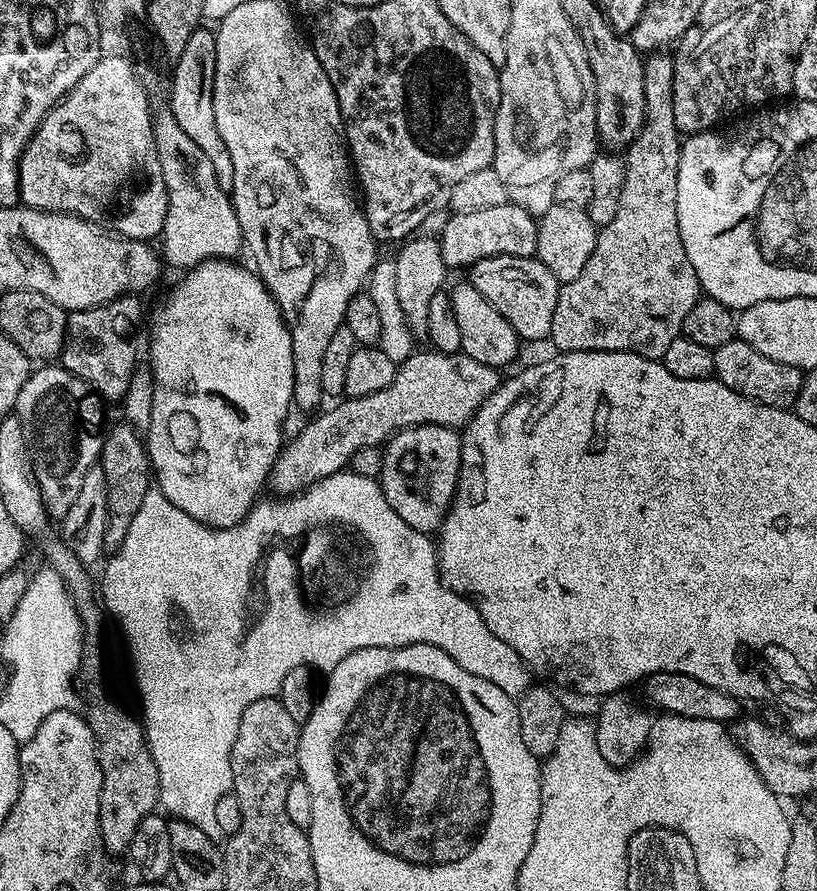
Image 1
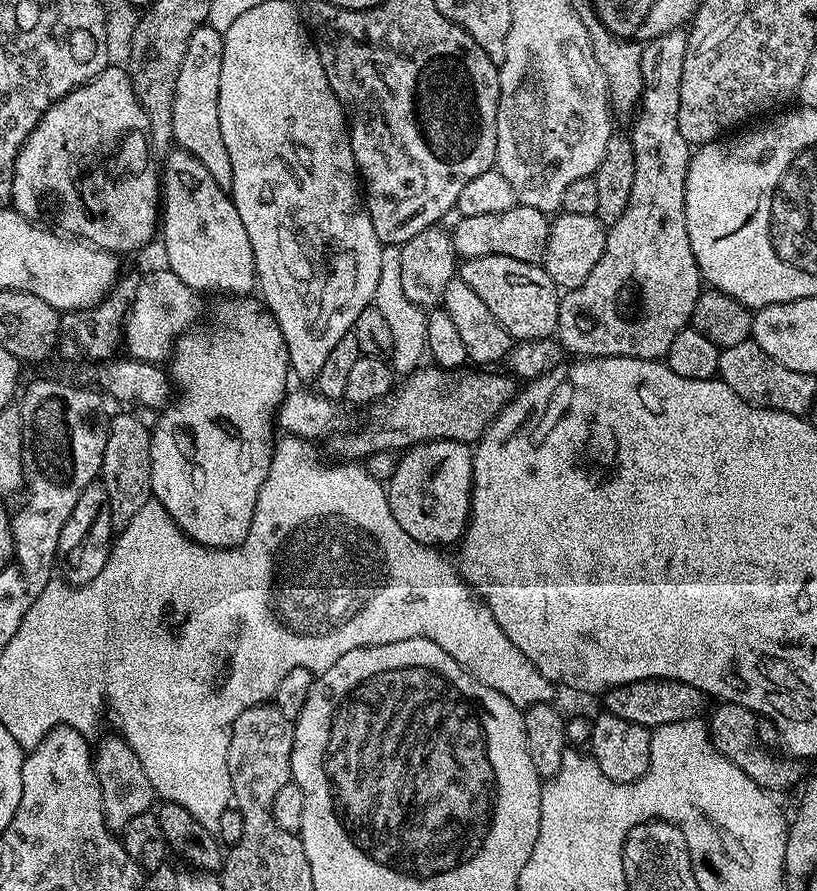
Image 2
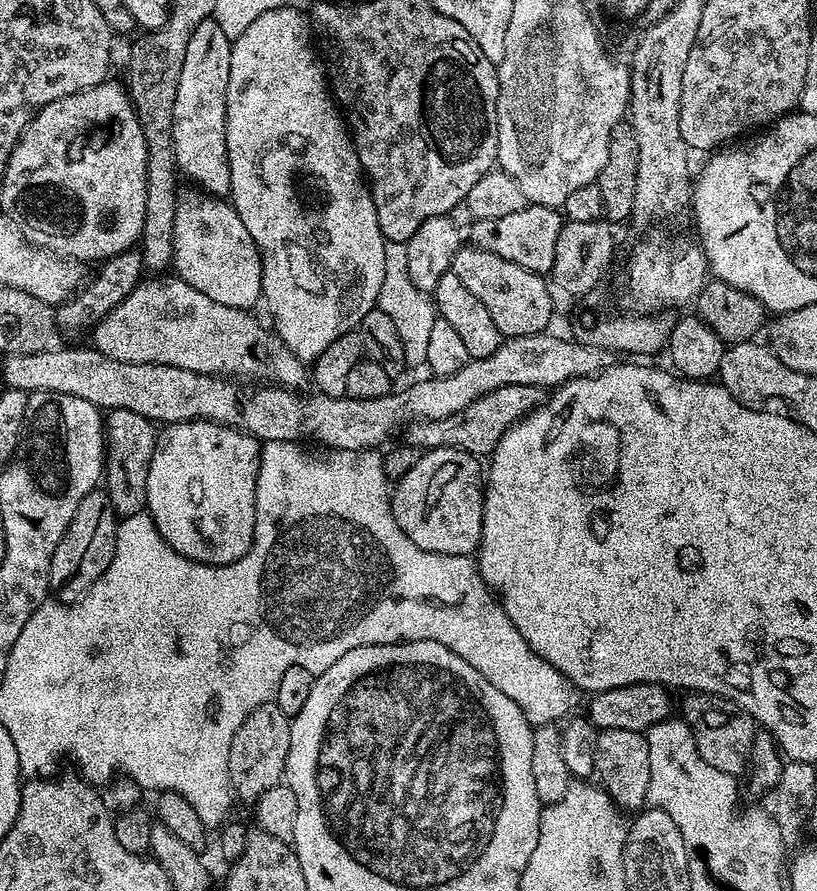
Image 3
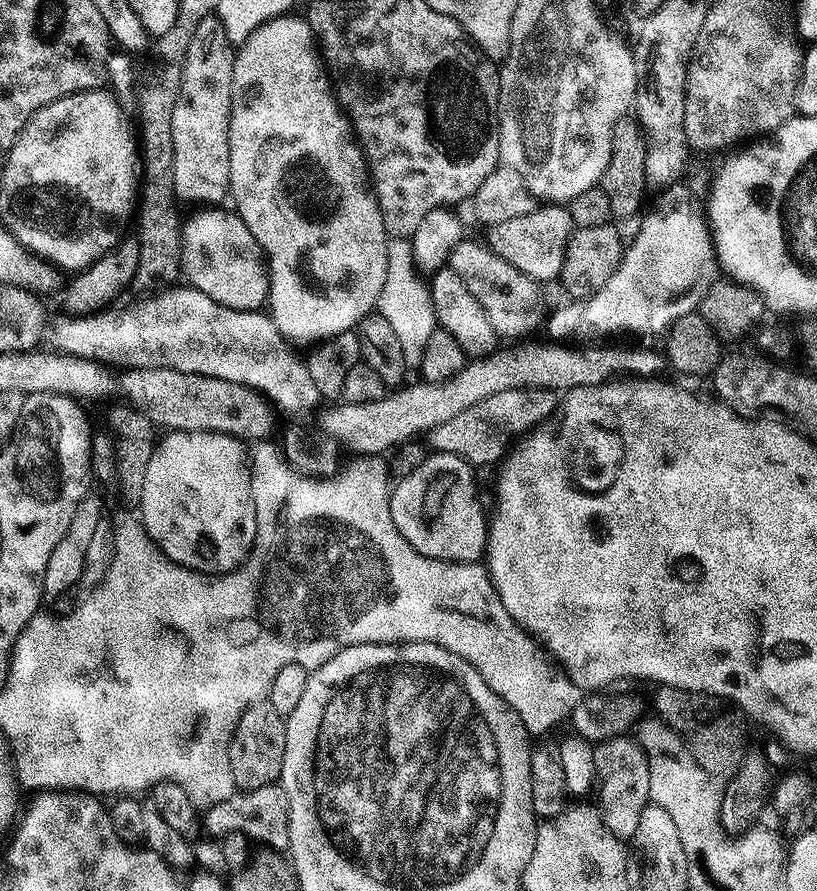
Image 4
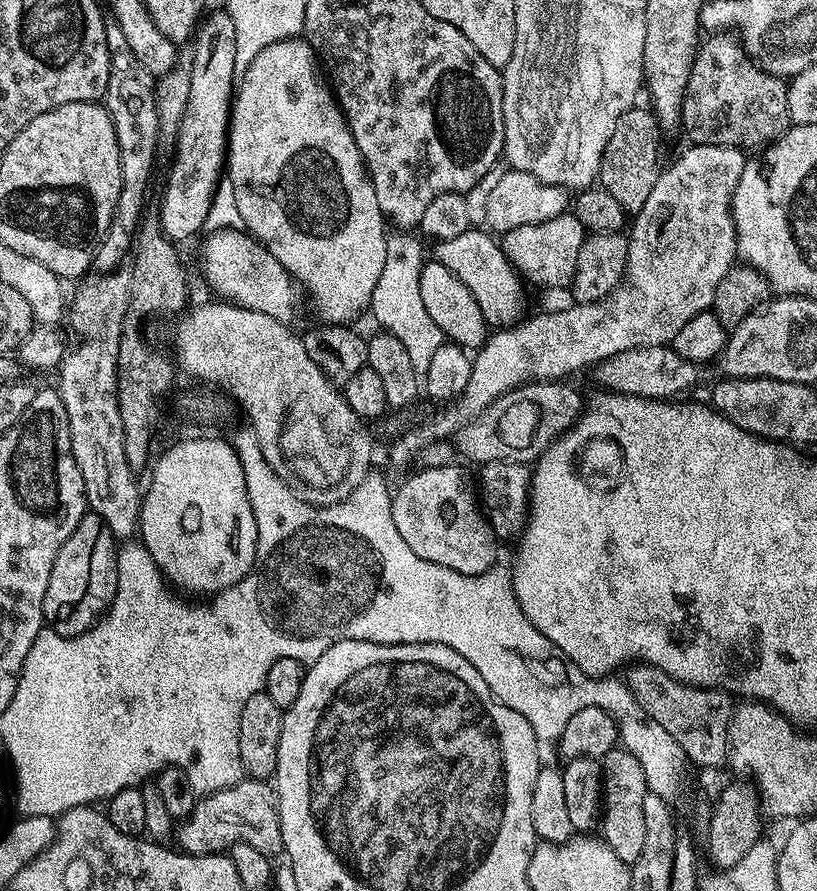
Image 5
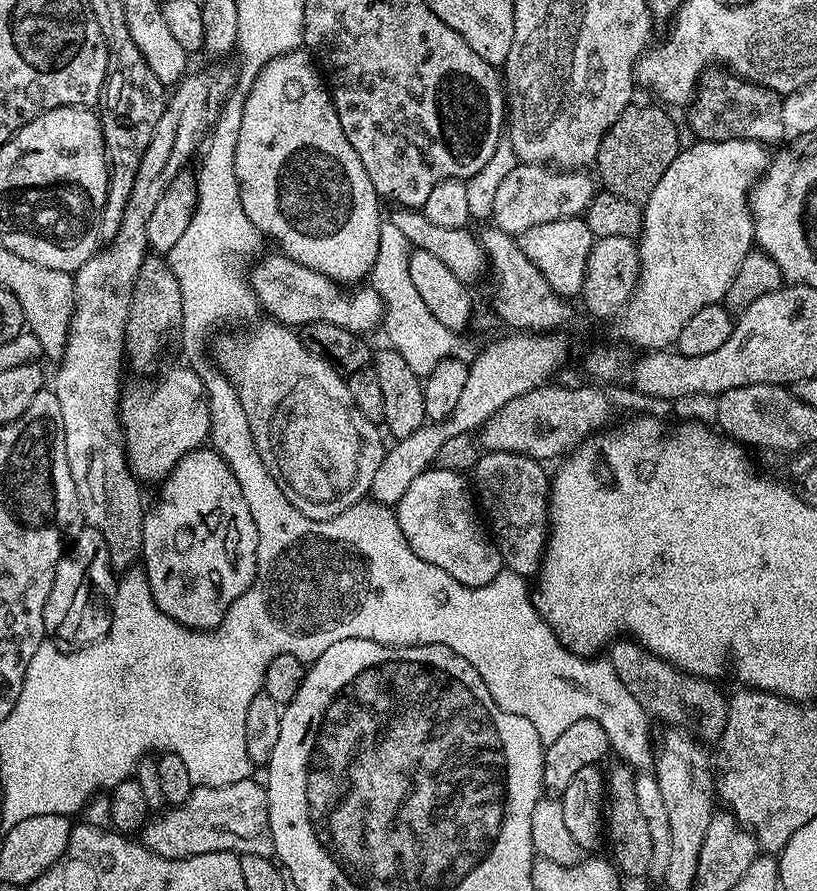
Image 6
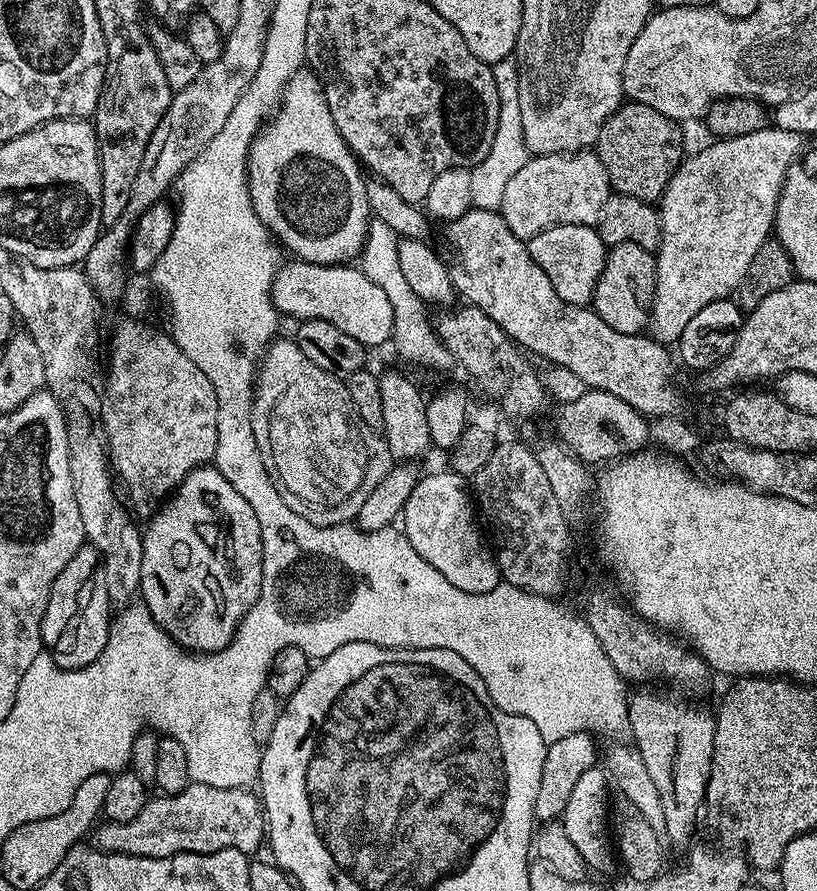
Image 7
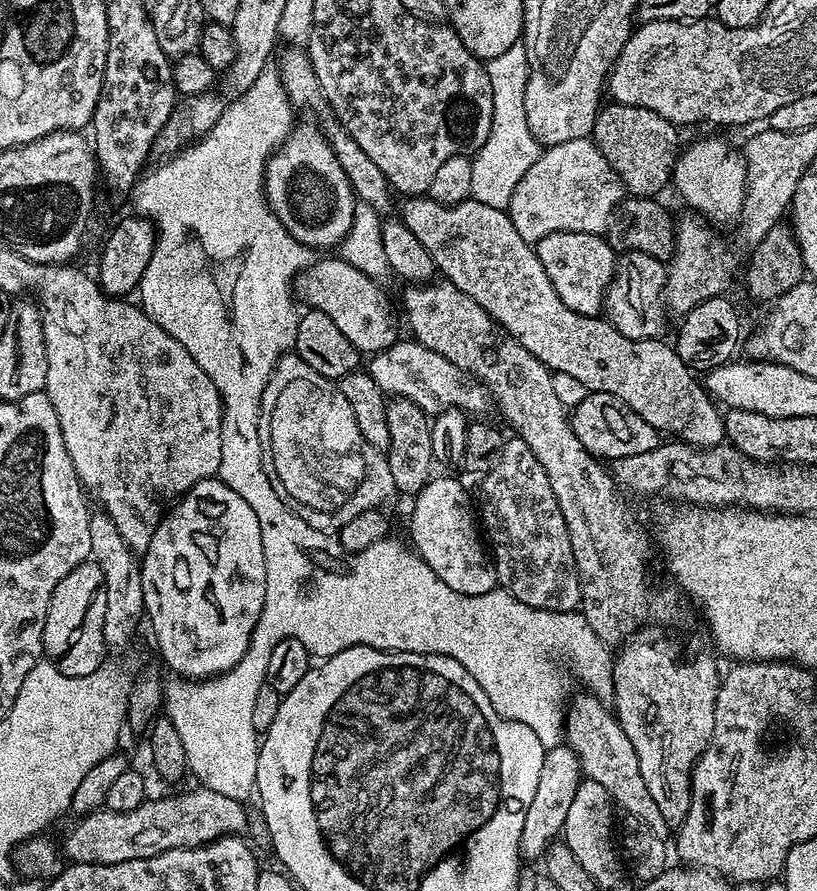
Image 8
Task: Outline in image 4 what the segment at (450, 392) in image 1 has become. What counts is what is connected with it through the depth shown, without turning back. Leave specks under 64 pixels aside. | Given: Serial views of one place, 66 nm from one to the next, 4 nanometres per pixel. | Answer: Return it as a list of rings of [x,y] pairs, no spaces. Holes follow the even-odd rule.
[[[511,388],[498,394],[490,394],[490,398],[470,406],[470,410],[462,410],[462,414],[450,418],[450,422],[442,422],[442,426],[431,428],[426,433],[427,447],[462,456],[473,466],[492,463],[495,465],[509,451],[513,443],[512,436],[519,437],[527,433],[545,423],[557,411],[556,396],[555,391],[547,388]]]

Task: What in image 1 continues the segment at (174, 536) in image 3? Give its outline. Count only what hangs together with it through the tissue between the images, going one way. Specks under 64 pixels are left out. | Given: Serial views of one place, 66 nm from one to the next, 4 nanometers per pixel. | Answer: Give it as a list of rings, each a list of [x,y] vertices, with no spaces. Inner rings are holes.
[[[207,260],[196,268],[187,269],[183,273],[184,280],[176,284],[176,289],[168,296],[168,301],[161,306],[152,320],[152,337],[148,340],[148,360],[152,370],[152,401],[154,410],[150,410],[150,422],[146,429],[146,447],[148,463],[154,473],[155,487],[178,510],[190,514],[197,525],[205,529],[233,528],[244,523],[244,519],[257,503],[259,494],[269,483],[272,467],[280,456],[280,450],[285,443],[284,419],[288,411],[293,411],[292,395],[294,394],[294,350],[290,330],[284,324],[284,316],[276,305],[276,300],[268,292],[263,280],[251,267],[243,268],[232,260]]]

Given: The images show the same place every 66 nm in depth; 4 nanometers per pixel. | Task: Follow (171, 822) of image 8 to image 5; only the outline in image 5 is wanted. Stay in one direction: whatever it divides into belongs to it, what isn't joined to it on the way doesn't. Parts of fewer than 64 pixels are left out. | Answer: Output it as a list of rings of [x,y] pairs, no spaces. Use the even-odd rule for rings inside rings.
[[[245,778],[226,790],[201,795],[196,808],[181,824],[184,825],[179,825],[174,840],[180,843],[179,851],[190,856],[220,854],[233,844],[249,844],[270,858],[284,850],[276,789],[268,780]]]

